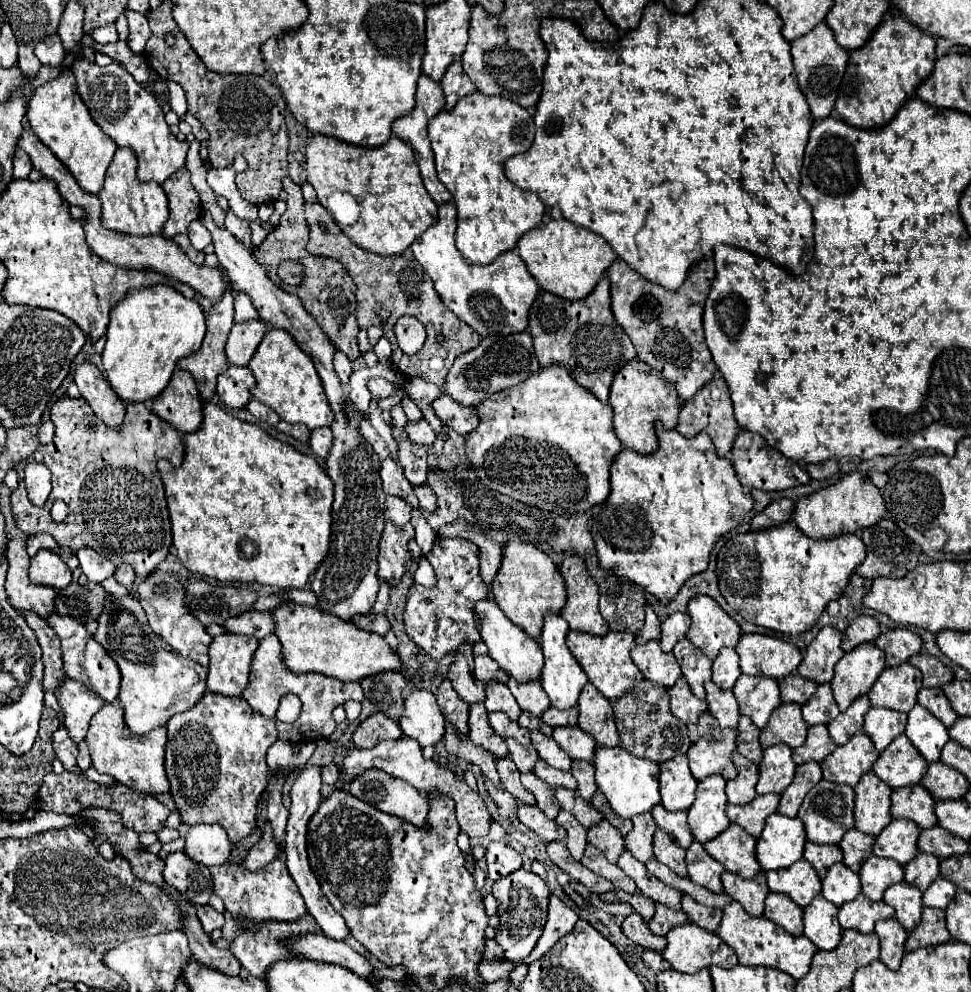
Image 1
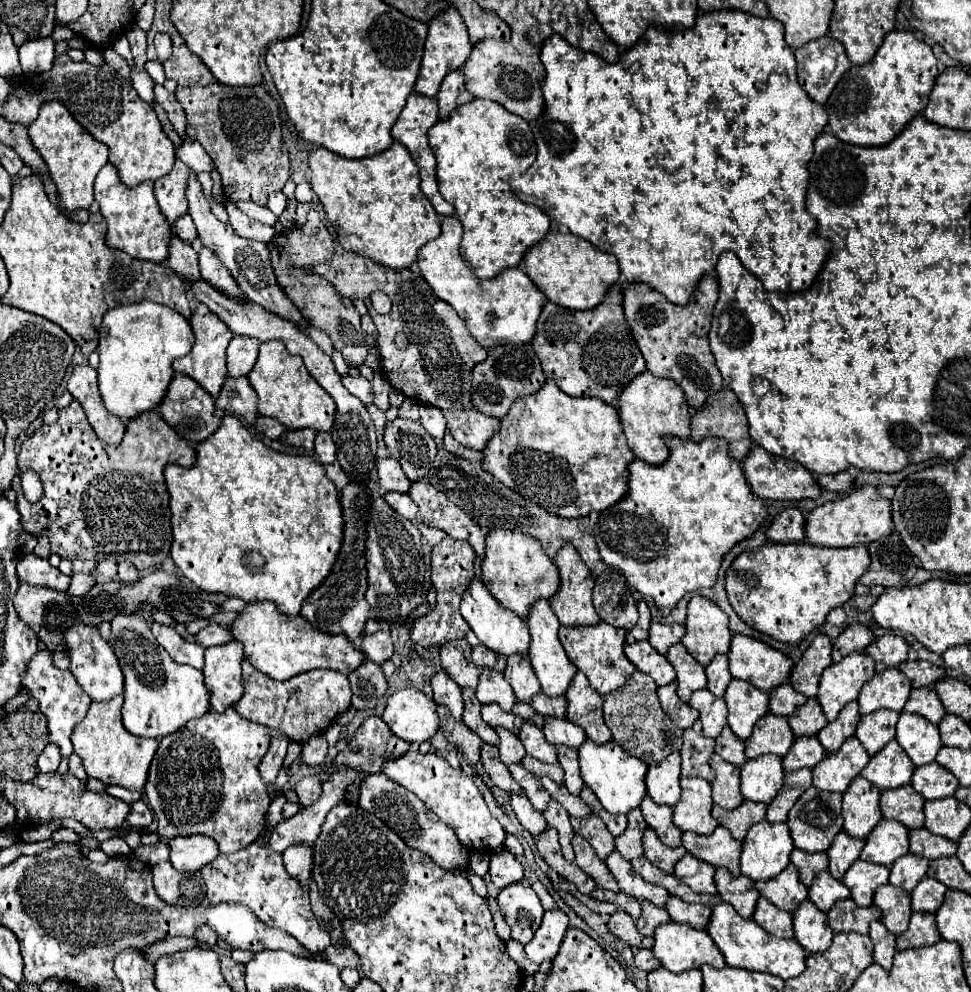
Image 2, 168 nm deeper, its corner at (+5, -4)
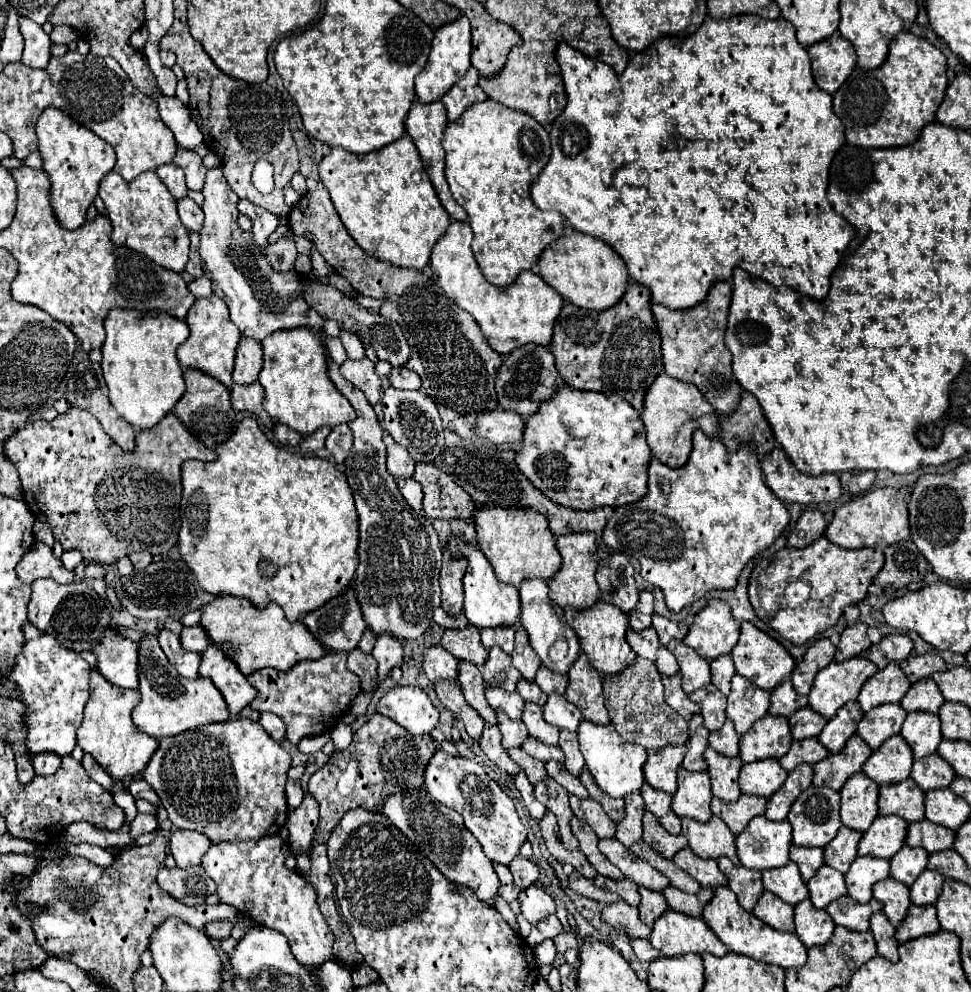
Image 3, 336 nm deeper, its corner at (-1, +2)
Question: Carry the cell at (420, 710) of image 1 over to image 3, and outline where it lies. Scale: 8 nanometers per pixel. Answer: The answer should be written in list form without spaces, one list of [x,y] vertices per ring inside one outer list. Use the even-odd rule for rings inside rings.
[[[393,687],[389,689],[377,703],[377,709],[381,715],[397,721],[401,727],[405,727],[413,735],[429,733],[433,727],[437,727],[439,711],[427,697],[427,693],[419,687]]]

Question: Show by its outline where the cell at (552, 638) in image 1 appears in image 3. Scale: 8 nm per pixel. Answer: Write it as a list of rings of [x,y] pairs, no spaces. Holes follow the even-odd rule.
[[[527,579],[519,587],[519,599],[521,599],[521,625],[529,633],[531,647],[543,661],[543,665],[555,673],[567,673],[569,667],[575,663],[575,657],[581,651],[577,633],[567,625],[563,609],[555,605],[549,599],[549,587],[543,579]]]

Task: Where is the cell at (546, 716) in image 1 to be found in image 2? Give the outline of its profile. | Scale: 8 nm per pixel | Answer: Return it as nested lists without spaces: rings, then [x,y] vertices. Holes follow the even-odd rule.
[[[539,693],[539,695],[533,697],[531,707],[533,707],[539,715],[543,715],[543,717],[563,719],[563,717],[565,717],[565,711],[567,711],[567,699],[565,699],[565,697],[551,699],[551,697],[545,697],[543,693]]]

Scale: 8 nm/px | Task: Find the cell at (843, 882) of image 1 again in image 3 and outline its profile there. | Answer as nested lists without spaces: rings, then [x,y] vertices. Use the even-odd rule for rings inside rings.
[[[823,865],[809,881],[809,899],[817,909],[825,909],[831,901],[847,895],[845,879],[837,869],[831,869],[829,865]]]

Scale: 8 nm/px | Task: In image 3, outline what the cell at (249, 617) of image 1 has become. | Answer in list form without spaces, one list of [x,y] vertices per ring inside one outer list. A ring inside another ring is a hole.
[[[195,625],[195,627],[183,627],[181,633],[179,633],[179,641],[181,641],[183,649],[195,651],[195,653],[201,653],[209,645],[209,639],[207,639],[205,631],[199,629],[199,625]]]

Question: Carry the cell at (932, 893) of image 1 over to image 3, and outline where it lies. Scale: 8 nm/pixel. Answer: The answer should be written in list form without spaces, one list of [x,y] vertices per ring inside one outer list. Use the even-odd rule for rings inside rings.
[[[925,869],[917,881],[909,887],[911,889],[911,903],[913,905],[933,905],[937,901],[937,897],[941,895],[941,887],[943,887],[945,877]]]

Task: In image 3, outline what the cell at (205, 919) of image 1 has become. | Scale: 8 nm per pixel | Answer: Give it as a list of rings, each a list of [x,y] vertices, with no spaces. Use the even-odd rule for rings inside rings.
[[[215,921],[215,923],[209,923],[205,925],[205,933],[211,937],[211,939],[227,939],[231,935],[231,927],[233,925],[227,925],[227,921]]]

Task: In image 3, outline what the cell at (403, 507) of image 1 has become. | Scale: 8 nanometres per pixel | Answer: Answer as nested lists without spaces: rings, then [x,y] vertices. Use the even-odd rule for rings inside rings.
[[[409,477],[409,479],[399,479],[397,483],[399,483],[399,491],[403,493],[405,501],[407,501],[415,511],[419,511],[419,509],[421,509],[421,499],[423,499],[421,485],[419,485],[413,477]]]

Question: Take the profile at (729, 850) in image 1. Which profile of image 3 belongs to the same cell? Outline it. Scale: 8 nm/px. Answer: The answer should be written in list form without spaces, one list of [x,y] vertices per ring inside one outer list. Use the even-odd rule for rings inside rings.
[[[685,817],[681,819],[681,825],[683,825],[683,835],[689,841],[689,847],[699,857],[717,859],[725,855],[735,865],[739,865],[739,857],[735,849],[735,835],[719,817],[711,817],[707,823]]]

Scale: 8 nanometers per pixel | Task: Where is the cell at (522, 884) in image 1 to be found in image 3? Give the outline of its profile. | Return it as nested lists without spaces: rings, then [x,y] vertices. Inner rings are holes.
[[[531,885],[529,889],[523,889],[519,893],[519,901],[525,919],[533,925],[549,915],[555,915],[555,901],[543,887]]]

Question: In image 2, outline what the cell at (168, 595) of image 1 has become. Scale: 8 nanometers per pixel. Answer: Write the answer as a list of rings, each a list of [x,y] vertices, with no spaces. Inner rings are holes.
[[[151,623],[151,631],[155,635],[155,639],[159,641],[159,645],[177,661],[177,663],[185,663],[191,665],[195,669],[203,669],[203,647],[199,643],[191,643],[185,641],[175,627],[167,627],[167,625],[159,625],[159,623]]]

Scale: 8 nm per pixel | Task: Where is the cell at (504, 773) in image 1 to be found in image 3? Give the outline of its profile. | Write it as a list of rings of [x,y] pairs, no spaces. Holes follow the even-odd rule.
[[[485,725],[483,735],[479,739],[479,745],[483,749],[483,753],[503,771],[507,771],[509,775],[517,775],[521,771],[521,767],[507,755],[507,751],[501,745],[501,731],[497,725]]]

